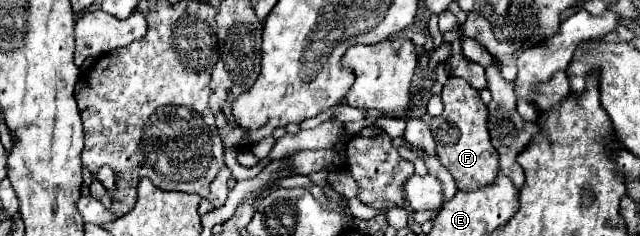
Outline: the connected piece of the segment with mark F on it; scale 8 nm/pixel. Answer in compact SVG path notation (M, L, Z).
M449 76L443 84L441 100L445 110L431 122L431 132L441 164L451 172L457 188L463 192L471 192L483 184L491 184L499 174L499 156L497 150L491 146L487 130L487 106L481 102L479 90L469 88L469 84L465 84L465 80L457 76Z

